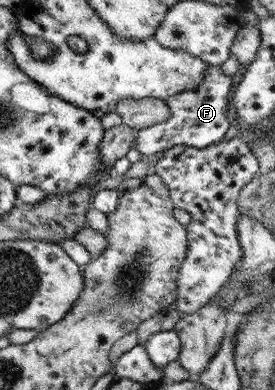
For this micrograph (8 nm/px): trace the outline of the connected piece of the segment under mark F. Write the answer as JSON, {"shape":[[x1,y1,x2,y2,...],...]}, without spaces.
{"shape":[[207,65,202,82,194,90,179,92,164,100,167,109,170,109,170,117,166,121,134,131,134,146,145,159,148,155,174,146,202,148,218,142,231,124,228,117,229,99,235,81,234,77,222,72,220,65]]}

